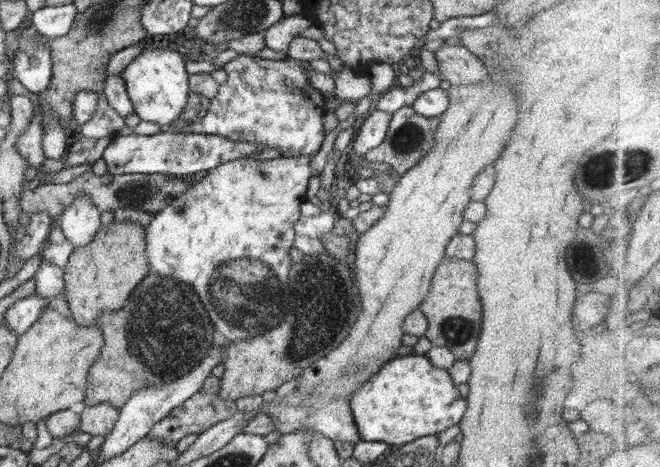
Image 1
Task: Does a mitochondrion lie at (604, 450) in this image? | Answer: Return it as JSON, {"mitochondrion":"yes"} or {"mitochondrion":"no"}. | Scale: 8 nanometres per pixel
{"mitochondrion":"no"}

